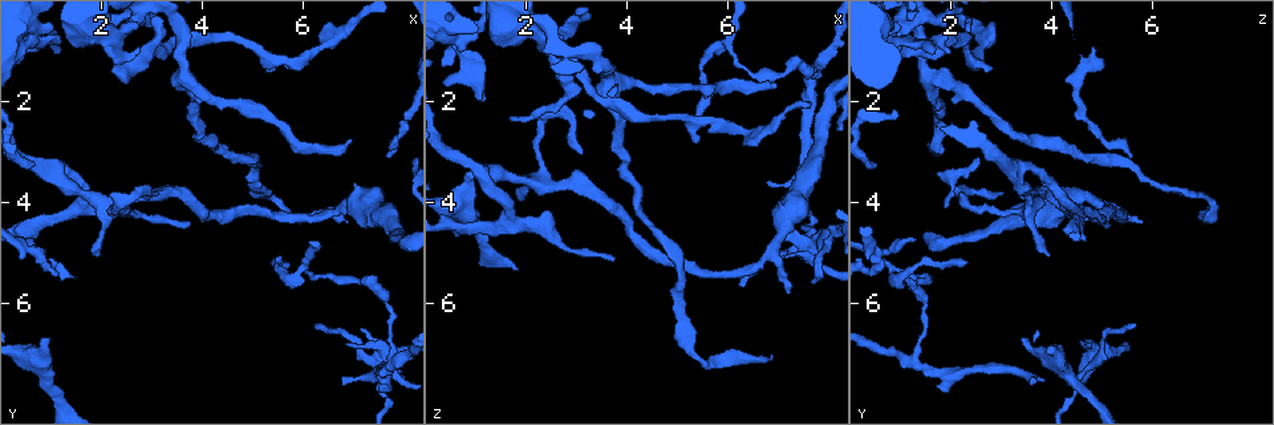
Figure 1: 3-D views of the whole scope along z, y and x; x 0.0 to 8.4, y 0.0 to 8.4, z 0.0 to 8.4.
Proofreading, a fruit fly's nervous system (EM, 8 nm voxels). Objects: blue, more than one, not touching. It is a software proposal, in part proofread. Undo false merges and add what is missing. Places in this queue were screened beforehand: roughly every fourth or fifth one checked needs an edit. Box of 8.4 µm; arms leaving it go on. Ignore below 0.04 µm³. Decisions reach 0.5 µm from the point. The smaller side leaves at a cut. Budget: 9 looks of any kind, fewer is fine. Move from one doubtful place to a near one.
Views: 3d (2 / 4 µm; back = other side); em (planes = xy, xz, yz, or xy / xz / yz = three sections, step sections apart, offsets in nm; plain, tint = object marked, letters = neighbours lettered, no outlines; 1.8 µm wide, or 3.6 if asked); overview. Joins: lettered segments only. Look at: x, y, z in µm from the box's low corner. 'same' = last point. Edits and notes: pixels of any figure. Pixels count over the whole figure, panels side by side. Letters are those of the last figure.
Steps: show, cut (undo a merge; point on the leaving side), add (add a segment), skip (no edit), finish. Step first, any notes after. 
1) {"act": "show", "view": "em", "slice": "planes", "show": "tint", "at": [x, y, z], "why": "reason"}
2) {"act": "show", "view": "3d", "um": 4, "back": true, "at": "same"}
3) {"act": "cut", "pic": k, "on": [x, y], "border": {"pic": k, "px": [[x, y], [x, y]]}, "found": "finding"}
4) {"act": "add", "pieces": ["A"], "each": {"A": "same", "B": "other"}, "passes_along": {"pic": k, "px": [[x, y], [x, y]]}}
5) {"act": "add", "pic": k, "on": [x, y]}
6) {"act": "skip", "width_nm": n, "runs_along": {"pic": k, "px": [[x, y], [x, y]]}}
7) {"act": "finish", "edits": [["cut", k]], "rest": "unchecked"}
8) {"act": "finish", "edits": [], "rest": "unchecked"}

{"act": "show", "view": "em", "slice": "xy", "step": 4, "show": "tint", "at": [3.15, 3.85, 3.00], "why": "end of a long branch"}

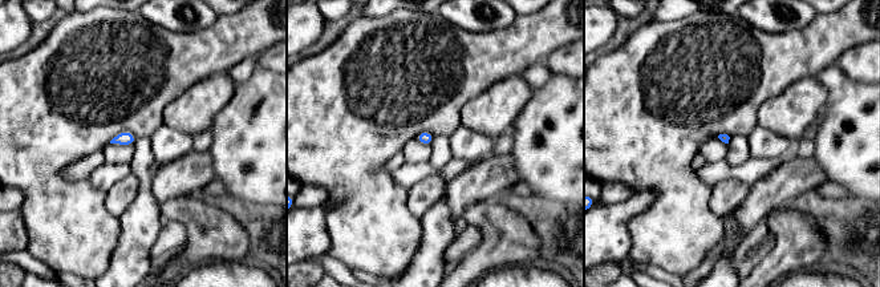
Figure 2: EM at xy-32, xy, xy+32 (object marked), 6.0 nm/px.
{"act": "show", "view": "em", "slice": "xy", "step": 4, "show": "letters", "at": "same"}

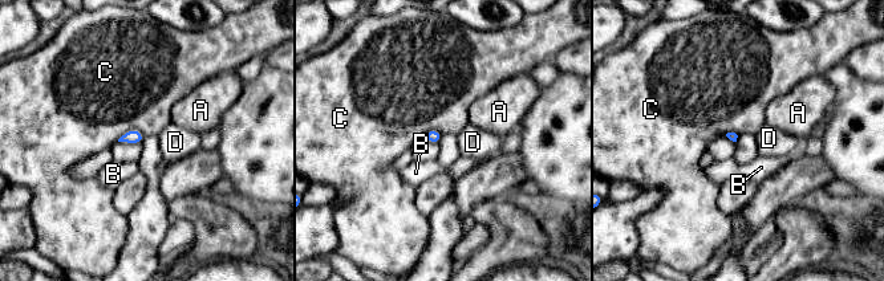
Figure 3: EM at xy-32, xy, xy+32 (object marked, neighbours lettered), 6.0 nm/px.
{"act": "skip", "each": {"A": "other", "B": "other", "C": "other", "D": "other"}, "border": {"pic": 3, "px": [[144, 135], [128, 130], [117, 141]]}, "found": "none of them fits"}

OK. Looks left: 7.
{"act": "show", "view": "3d", "um": 4, "at": [0.90, 6.70, 3.40], "why": "free end"}

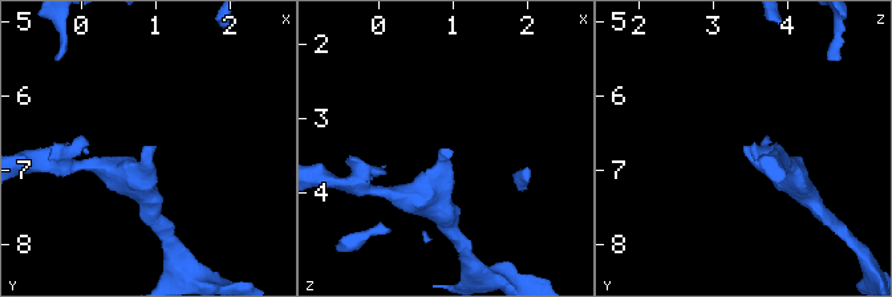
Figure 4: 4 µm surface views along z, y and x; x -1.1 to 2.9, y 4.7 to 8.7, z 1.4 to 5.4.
{"act": "show", "view": "em", "slice": "xz", "step": 4, "show": "letters", "at": [0.85, 6.70, 3.40], "why": "now the EM"}

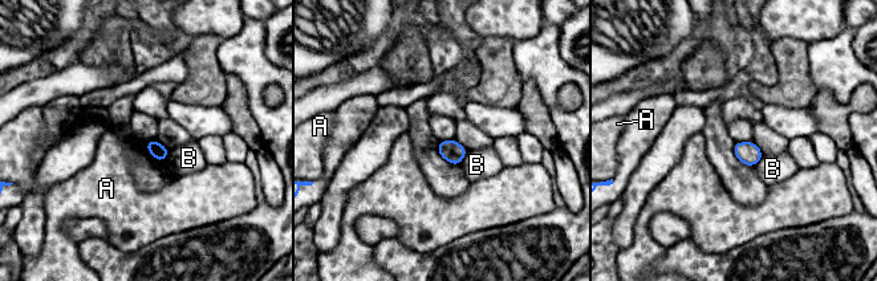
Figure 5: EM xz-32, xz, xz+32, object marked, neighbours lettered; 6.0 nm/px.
{"act": "skip", "longest_contact_nm": ["A", 170], "each": {"A": "other", "B": "other"}, "border": {"pic": 5, "px": [[145, 142], [158, 161], [165, 159]]}, "found": "no lettered segment goes on from it"}

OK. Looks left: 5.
{"act": "show", "view": "3d", "um": 2, "at": [6.95, 2.75, 1.65], "why": "end of a long branch"}

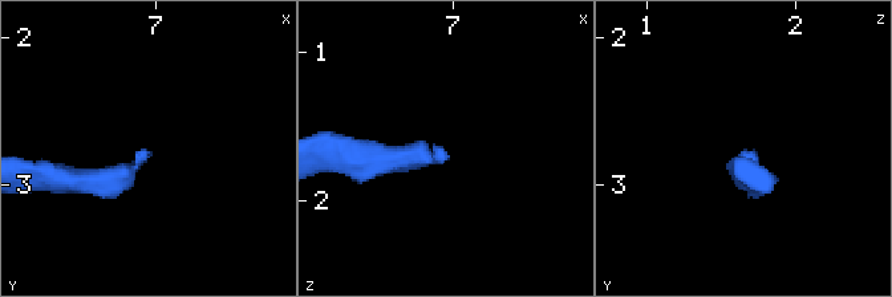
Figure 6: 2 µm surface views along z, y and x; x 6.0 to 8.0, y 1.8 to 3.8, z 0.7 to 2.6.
{"act": "show", "view": "em", "um": 3.6, "slice": "planes", "show": "letters", "at": [6.94, 2.76, 1.66], "why": "now the EM"}

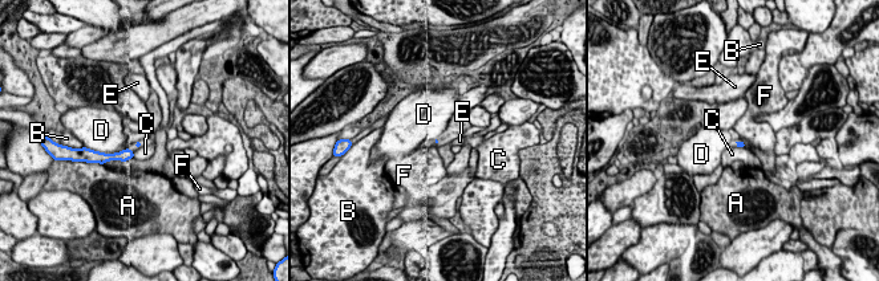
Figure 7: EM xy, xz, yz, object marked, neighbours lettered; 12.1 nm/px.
{"act": "skip", "longest_contact_nm": ["D", 380], "each": {"A": "other", "B": "other", "C": "other", "D": "other", "E": "other", "F": "other"}, "border": {"pic": 7, "px": [[125, 147], [114, 153], [96, 151]]}, "found": "none of them fits"}

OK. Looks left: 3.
{"act": "show", "view": "em", "slice": "xy", "step": 4, "show": "letters", "at": [6.85, 7.65, 3.60], "why": "thin end"}

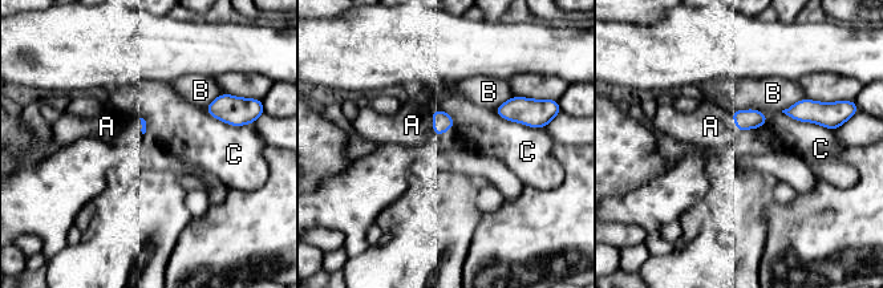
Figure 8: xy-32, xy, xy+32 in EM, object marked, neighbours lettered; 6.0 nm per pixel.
{"act": "skip", "each": {"A": "other", "B": "other", "C": "other"}, "border": {"pic": 8, "px": [[781, 110], [833, 130]]}, "found": "no lettered segment goes on from it"}

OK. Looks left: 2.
{"act": "finish", "edits": [], "rest": "unchecked"}

